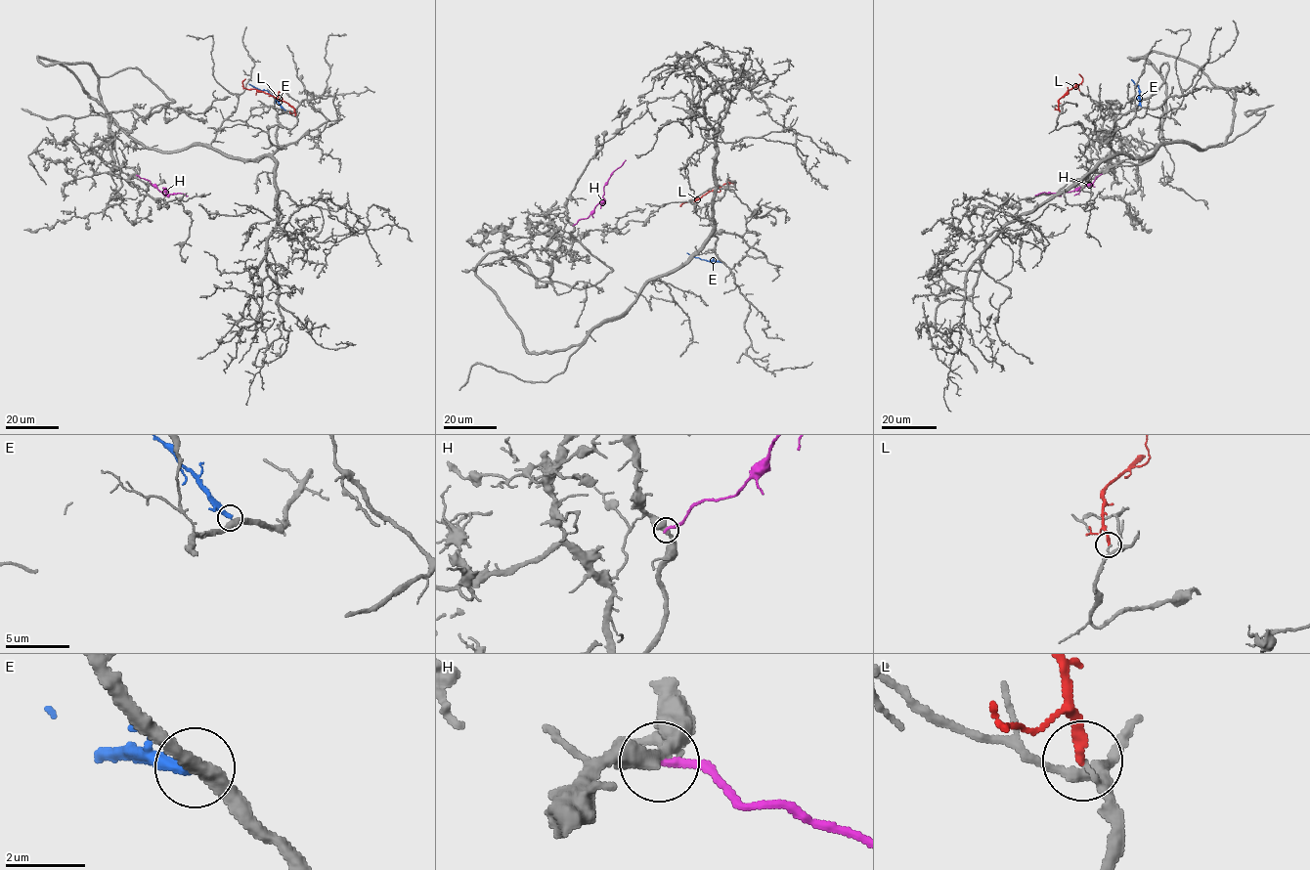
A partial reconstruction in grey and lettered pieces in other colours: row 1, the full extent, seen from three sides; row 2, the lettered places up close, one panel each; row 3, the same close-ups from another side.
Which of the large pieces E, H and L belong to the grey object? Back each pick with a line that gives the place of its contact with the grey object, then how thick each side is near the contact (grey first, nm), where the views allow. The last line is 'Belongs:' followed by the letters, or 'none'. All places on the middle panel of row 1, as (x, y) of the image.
Belongs: none

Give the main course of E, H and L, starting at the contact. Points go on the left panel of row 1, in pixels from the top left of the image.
E: (284, 110), (267, 91), (249, 84)
H: (135, 175), (167, 195), (188, 195)
L: (295, 115), (287, 103), (262, 91), (244, 88), (242, 82), (245, 78)

